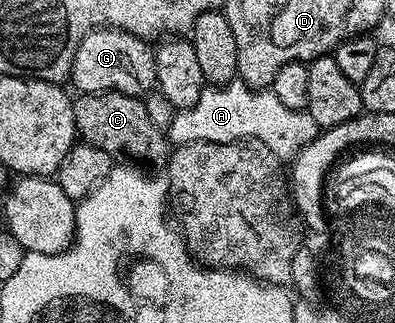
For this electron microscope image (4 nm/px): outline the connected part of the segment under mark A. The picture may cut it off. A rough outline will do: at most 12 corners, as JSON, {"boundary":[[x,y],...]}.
{"boundary":[[208,85],[176,113],[175,146],[265,144],[294,159],[320,132],[270,89]]}

